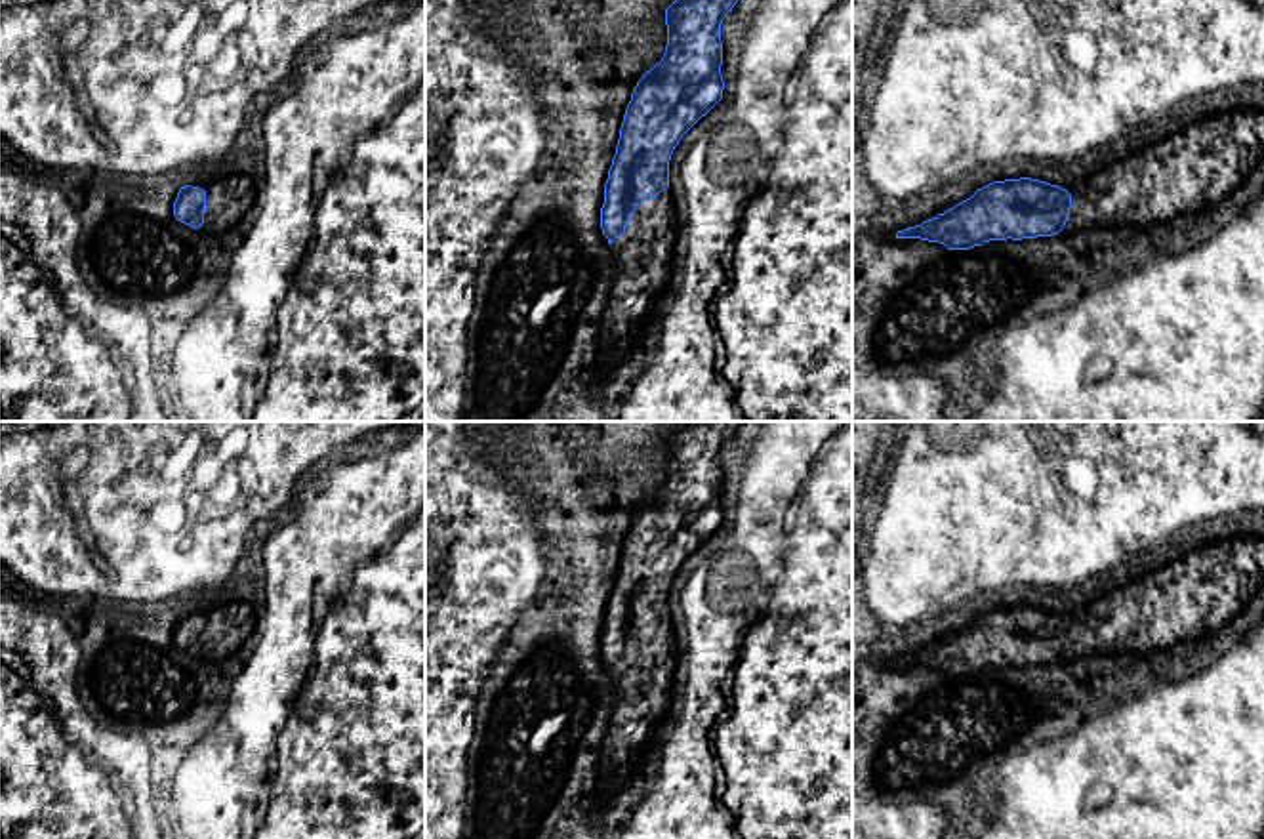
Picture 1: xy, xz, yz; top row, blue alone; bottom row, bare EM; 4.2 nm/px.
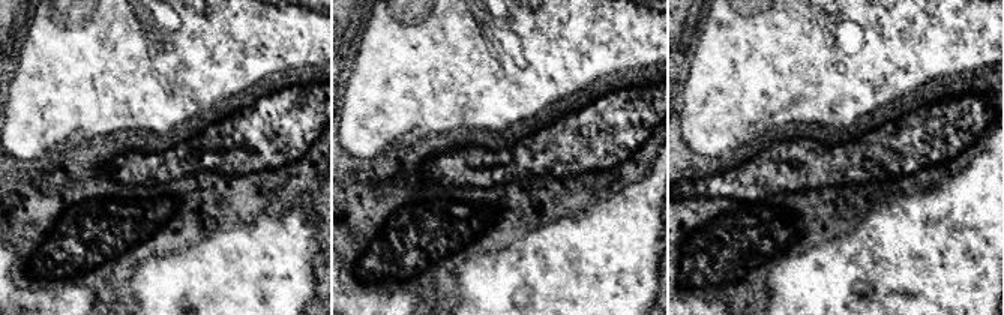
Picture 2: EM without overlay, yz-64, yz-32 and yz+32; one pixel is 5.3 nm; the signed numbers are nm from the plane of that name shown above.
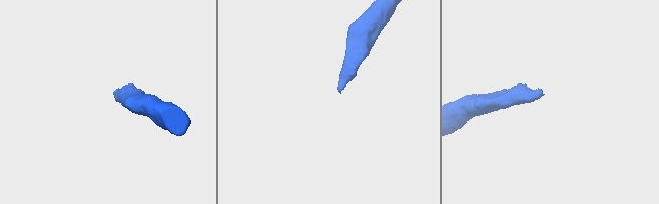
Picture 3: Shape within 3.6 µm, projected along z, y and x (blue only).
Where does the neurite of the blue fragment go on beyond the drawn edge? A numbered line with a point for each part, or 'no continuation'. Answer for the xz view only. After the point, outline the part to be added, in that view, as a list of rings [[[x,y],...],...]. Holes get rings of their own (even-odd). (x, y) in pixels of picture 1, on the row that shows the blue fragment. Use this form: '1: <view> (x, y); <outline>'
1: xz (643, 269); [[[671,187],[637,206],[625,233],[610,244],[616,265],[597,351],[623,357],[641,338],[673,280],[675,202]]]

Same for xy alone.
1: xy (229, 197); [[[250,172],[215,175],[212,181],[196,187],[206,191],[206,214],[198,231],[208,235],[231,231],[257,198],[257,175]]]

